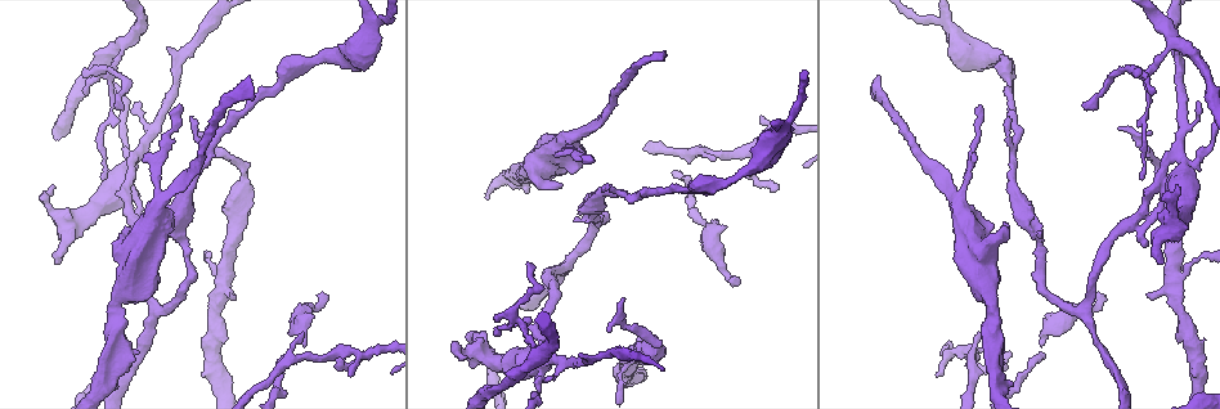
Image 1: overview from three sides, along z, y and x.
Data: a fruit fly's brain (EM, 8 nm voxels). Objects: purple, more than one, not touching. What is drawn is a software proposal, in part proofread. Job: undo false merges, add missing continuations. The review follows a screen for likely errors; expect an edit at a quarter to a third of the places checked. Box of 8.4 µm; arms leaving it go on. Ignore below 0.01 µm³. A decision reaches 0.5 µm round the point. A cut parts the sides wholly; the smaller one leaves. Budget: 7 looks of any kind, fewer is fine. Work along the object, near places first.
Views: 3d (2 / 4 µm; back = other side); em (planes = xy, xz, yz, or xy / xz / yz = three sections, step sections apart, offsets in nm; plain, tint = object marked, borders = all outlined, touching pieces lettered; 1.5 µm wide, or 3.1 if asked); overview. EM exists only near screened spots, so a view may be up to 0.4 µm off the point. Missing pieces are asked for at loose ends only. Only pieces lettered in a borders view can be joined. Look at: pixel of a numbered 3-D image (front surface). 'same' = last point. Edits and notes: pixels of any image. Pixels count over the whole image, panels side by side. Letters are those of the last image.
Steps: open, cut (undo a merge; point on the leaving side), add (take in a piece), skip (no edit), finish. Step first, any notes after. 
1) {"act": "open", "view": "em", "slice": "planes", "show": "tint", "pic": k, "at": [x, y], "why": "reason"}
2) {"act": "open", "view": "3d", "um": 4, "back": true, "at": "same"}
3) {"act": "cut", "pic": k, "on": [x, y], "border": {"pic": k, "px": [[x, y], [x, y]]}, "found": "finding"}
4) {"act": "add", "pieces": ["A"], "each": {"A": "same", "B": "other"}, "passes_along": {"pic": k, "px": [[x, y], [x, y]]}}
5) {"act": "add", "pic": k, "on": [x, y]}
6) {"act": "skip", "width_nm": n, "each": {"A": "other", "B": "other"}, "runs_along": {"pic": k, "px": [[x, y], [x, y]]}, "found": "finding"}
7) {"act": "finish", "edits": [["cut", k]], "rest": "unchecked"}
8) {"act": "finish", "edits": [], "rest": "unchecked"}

{"act": "open", "view": "em", "slice": "planes", "show": "borders", "pic": 1, "at": [126, 370], "why": "branch stops here"}

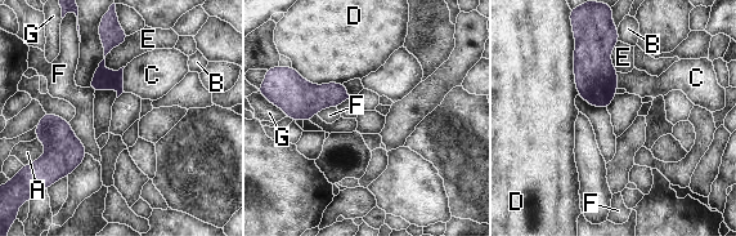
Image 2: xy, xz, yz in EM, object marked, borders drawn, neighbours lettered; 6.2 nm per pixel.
{"act": "skip", "longest_contact_nm": ["D", 460], "each": {"A": "other", "B": "other", "C": "other", "D": "other", "E": "other", "F": "other", "G": "other"}, "runs_along": {"pic": 2, "px": [[112, 29], [103, 72], [120, 89]]}, "found": "no lettered piece goes on from it"}

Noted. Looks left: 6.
{"act": "open", "view": "em", "slice": "xy", "step": 4, "show": "borders", "pic": 1, "at": [1043, 356]}

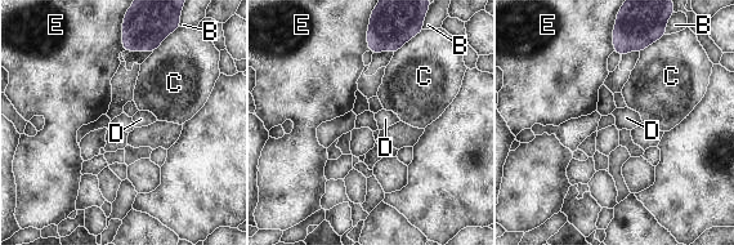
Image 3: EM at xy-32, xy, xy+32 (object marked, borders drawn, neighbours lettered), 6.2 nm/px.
{"act": "open", "view": "em", "slice": "planes", "show": "borders", "at": "same"}

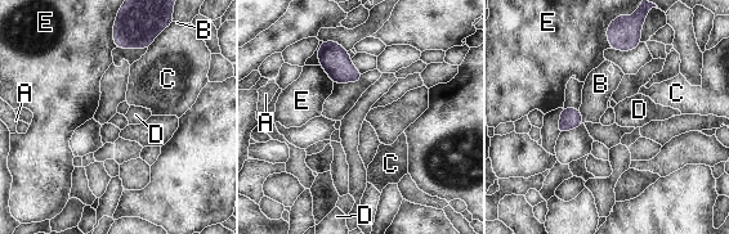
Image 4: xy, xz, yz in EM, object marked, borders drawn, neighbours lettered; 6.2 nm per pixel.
{"act": "skip", "width_nm": 130, "each": {"A": "other", "B": "other", "C": "other", "D": "other", "E": "other"}, "border": {"pic": 4, "px": [[578, 108], [584, 122]]}, "found": "no lettered piece goes on from it"}

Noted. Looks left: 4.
{"act": "open", "view": "3d", "um": 2, "back": true, "pic": 1, "at": [604, 187], "why": "tapers out"}

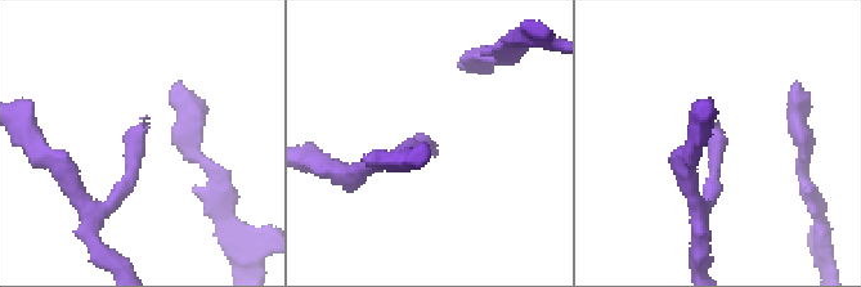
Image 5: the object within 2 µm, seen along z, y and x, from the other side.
{"act": "open", "view": "em", "slice": "yz", "step": 4, "show": "tint", "pic": 5, "at": [432, 145], "why": "shape alone is not enough"}

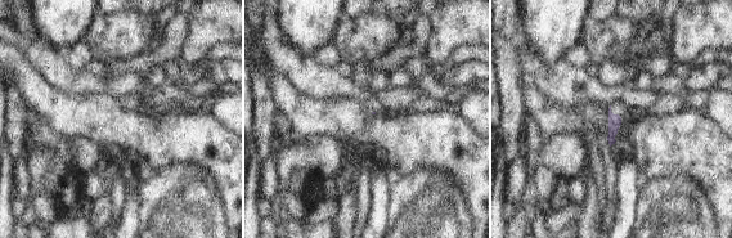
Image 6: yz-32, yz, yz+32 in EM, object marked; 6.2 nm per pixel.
{"act": "open", "view": "em", "slice": "xy", "step": 4, "show": "borders", "at": "same"}

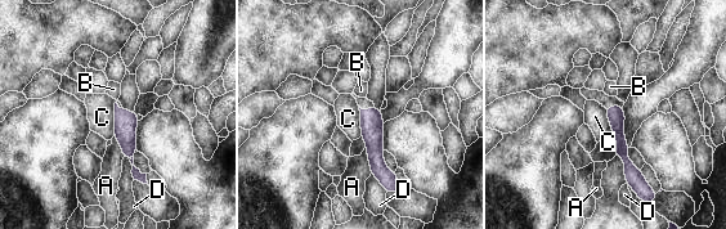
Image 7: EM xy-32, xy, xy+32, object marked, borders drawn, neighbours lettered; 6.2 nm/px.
{"act": "skip", "each": {"A": "other", "B": "other", "C": "other", "D": "other"}, "border": {"pic": 7, "px": [[116, 100], [113, 135]]}, "found": "none of them fits"}

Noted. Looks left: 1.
{"act": "finish", "edits": [], "rest": "unchecked"}

